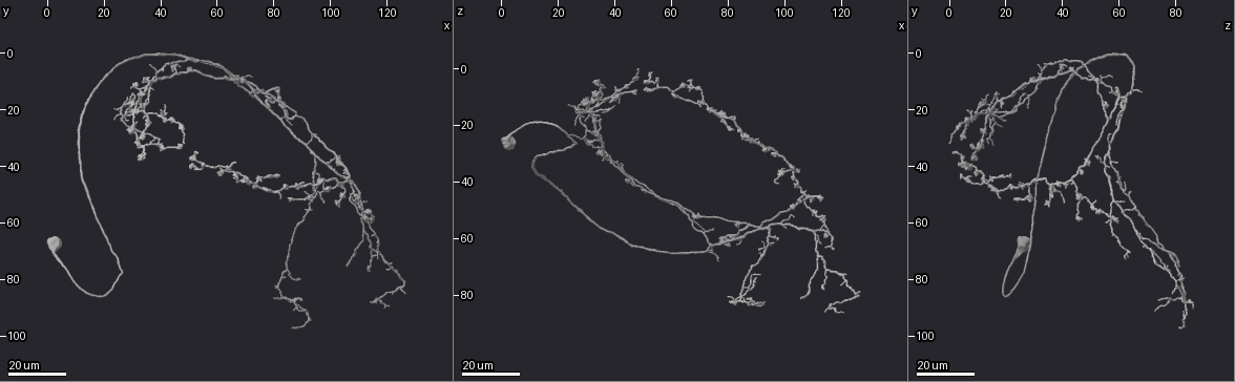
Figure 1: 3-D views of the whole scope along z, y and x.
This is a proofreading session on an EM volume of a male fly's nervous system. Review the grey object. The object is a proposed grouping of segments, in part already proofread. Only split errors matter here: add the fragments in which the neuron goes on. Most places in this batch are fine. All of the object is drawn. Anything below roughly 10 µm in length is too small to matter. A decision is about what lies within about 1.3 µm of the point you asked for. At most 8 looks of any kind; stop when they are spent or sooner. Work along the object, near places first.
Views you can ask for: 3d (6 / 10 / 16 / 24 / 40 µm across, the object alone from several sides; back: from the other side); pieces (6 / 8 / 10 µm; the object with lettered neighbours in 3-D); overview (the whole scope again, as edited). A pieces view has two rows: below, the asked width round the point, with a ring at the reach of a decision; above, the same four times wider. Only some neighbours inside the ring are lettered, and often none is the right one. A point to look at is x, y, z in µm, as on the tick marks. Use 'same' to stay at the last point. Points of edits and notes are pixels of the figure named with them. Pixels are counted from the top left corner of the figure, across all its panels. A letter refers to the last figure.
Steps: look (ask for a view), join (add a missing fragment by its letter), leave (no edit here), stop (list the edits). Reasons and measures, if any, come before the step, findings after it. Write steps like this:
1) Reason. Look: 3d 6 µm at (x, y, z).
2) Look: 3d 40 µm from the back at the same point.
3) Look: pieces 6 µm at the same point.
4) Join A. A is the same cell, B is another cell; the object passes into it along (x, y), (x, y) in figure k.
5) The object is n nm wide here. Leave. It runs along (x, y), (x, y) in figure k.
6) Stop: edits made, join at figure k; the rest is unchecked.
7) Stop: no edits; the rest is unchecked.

Look: 3d 16 µm at (66, 39, 6).

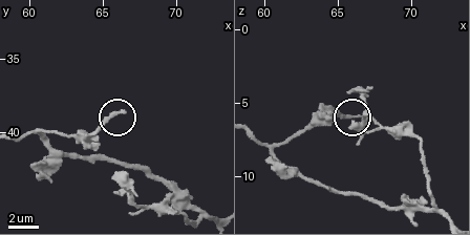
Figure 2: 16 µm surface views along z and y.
Look: pieces 8 µm at (66.6, 38.6, 6.0).

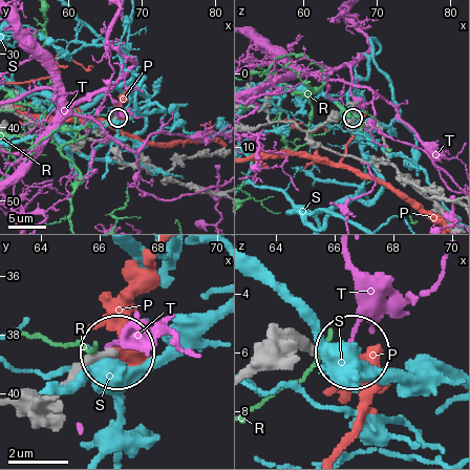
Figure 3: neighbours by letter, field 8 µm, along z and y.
The object is 180 nm wide here. Leave. P, R, S and T are other cells; none of them fits.

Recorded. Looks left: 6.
Thin end. Look: 3d 16 µm at (98, 53, 40).

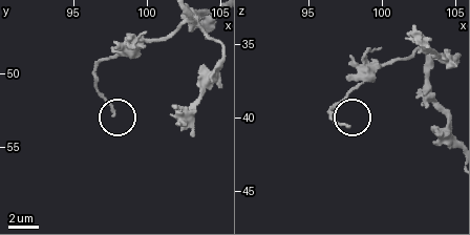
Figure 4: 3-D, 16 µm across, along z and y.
Look: pieces 6 µm at (97.8, 52.8, 40.8).

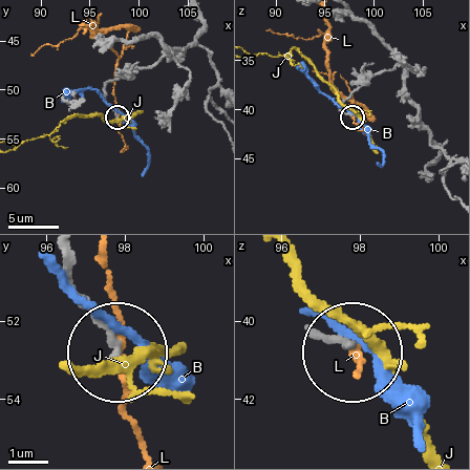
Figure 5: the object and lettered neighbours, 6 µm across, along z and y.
Leave. B, J and L are other cells; it runs along (71, 254), (75, 295), (119, 351) in figure 5; no lettered fragment goes on from it.

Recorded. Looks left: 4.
Long arm stops here. Look: 3d 16 µm at (106, 75, 81).

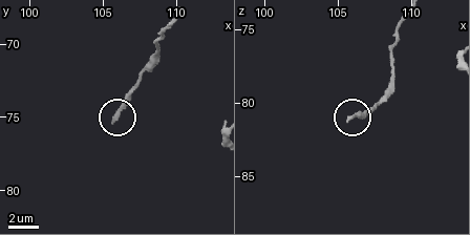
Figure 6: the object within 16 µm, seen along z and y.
Look: pieces 6 µm at (105.8, 75.4, 81.2).

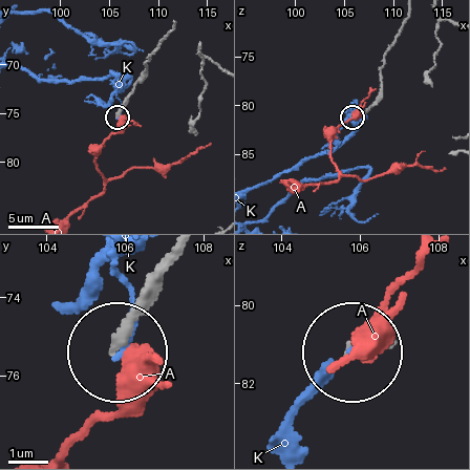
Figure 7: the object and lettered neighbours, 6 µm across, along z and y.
Leave. A and K are other cells; it runs along (176, 252), (123, 348) in figure 7; none of them fits.

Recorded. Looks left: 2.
An open end. Look: 3d 24 µm at (89, 88, 75).

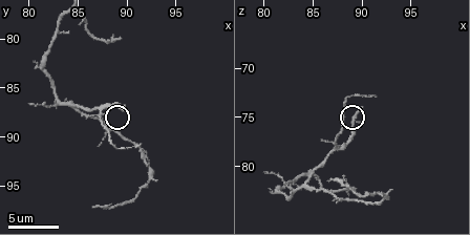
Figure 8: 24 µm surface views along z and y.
Look: pieces 8 µm at (89.8, 87.4, 73.8).

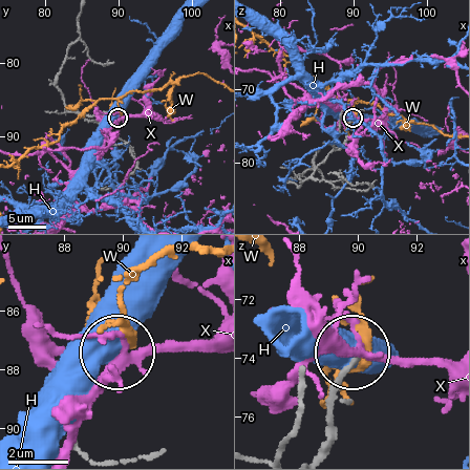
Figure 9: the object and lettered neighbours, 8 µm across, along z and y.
Leave. H, W and X are other cells; no lettered fragment goes on from it.

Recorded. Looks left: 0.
Stop: no edits; the rest is unchecked.

